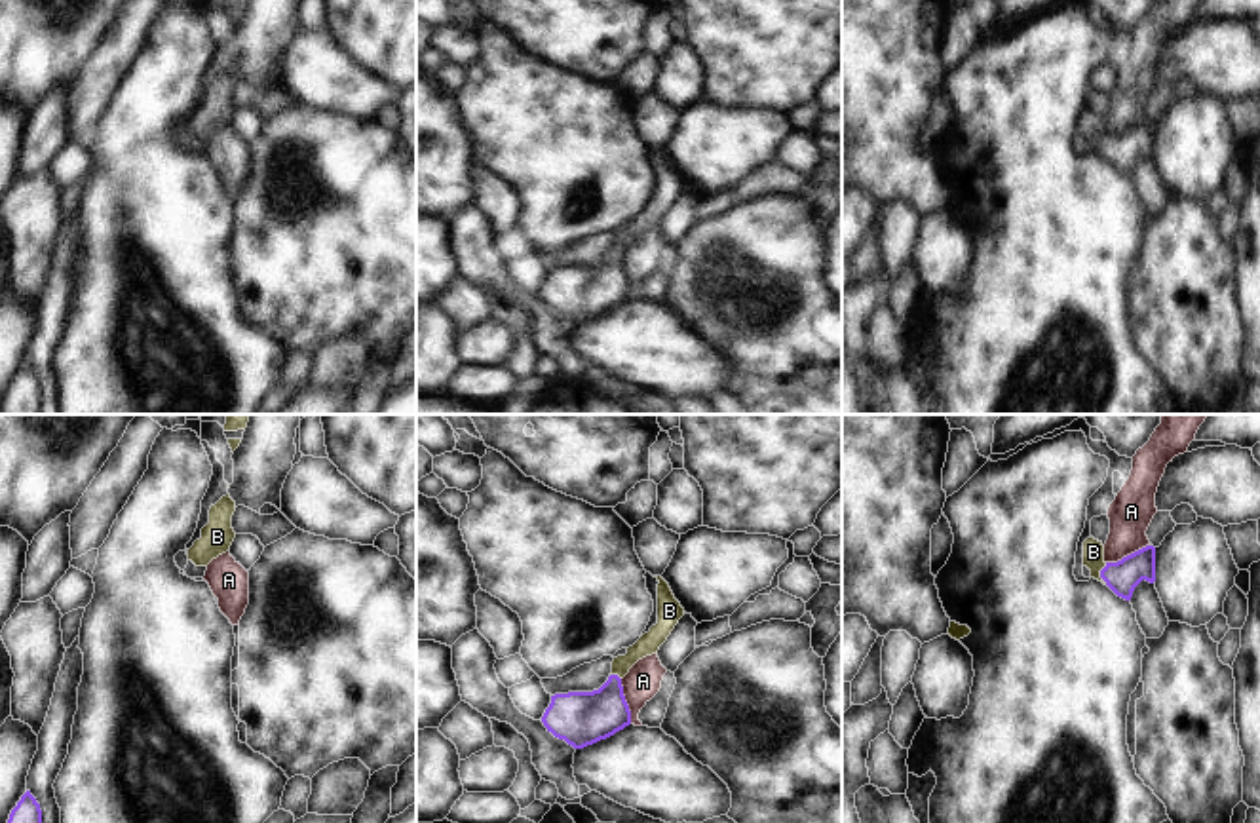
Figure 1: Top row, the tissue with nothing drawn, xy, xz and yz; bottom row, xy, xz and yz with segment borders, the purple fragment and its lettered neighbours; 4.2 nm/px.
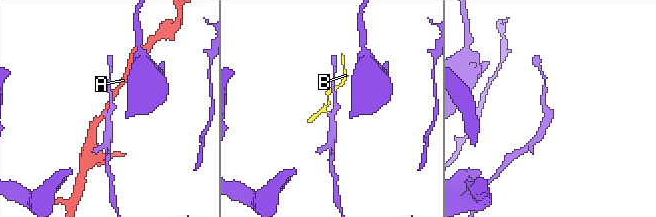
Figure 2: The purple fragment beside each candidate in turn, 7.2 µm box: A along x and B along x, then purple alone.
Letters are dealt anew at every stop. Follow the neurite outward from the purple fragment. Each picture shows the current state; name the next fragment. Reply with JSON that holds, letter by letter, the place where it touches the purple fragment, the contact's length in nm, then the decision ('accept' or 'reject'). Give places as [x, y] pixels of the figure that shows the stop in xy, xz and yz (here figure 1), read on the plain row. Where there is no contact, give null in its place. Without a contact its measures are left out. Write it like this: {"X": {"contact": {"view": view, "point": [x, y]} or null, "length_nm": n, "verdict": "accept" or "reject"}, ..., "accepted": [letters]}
{"A": {"contact": {"view": "xz", "point": [626, 276]}, "length_nm": 200, "verdict": "reject"}, "B": {"contact": {"view": "yz", "point": [1101, 149]}, "length_nm": 100, "verdict": "accept"}, "accepted": ["B"]}

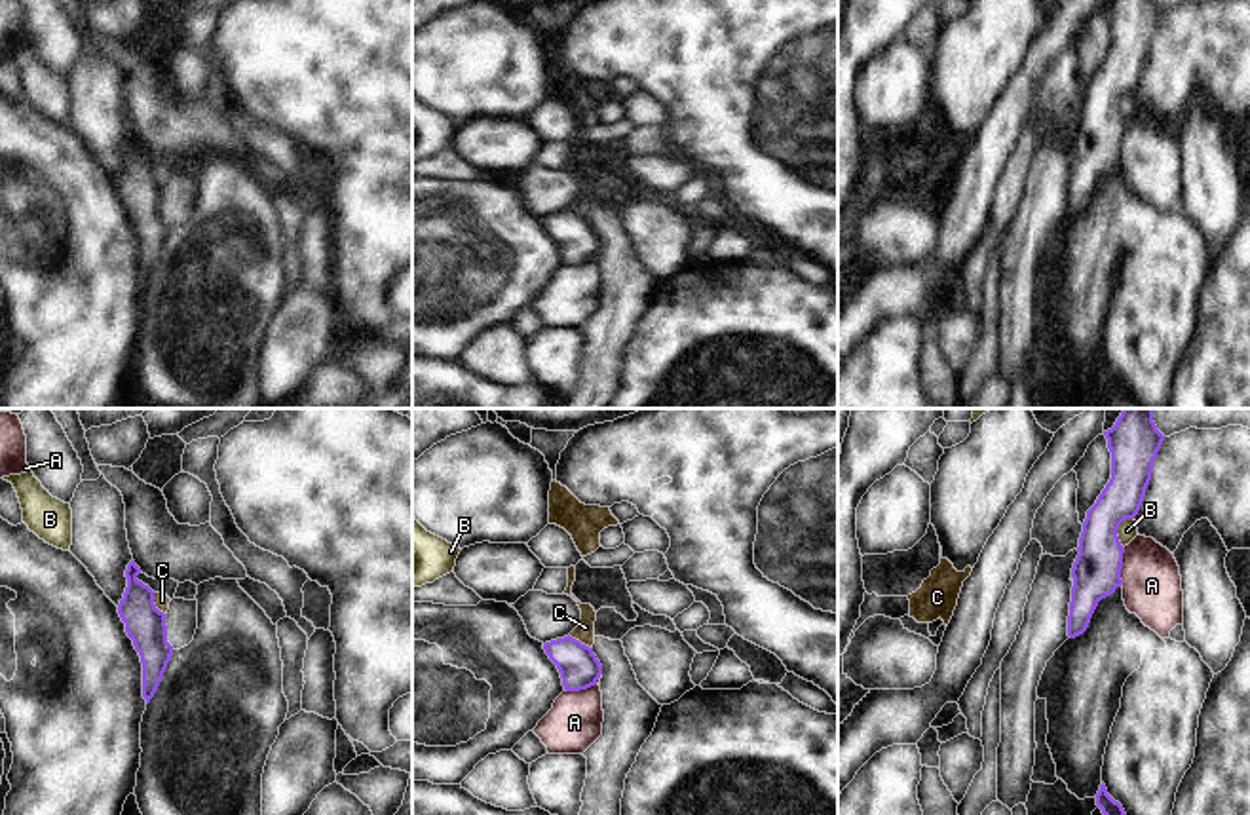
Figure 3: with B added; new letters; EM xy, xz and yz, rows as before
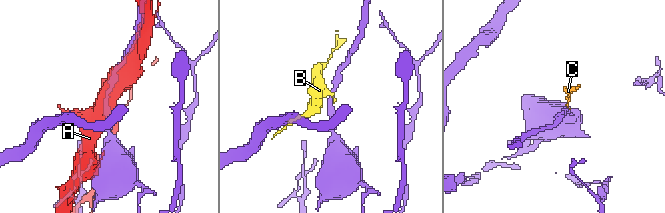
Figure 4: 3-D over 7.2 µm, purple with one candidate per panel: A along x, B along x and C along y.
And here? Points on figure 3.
{"A": {"contact": {"view": "yz", "point": [1121, 141]}, "length_nm": 170, "verdict": "reject"}, "B": {"contact": {"view": "yz", "point": [1117, 103]}, "length_nm": 140, "verdict": "reject"}, "C": {"contact": {"view": "xy", "point": [154, 179]}, "length_nm": 110, "verdict": "reject"}, "accepted": []}

